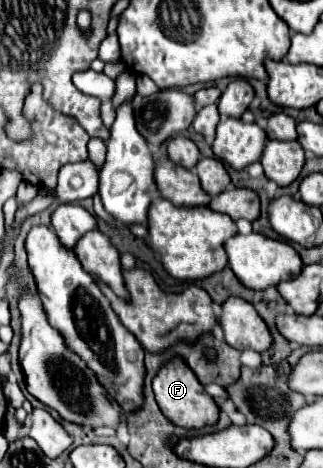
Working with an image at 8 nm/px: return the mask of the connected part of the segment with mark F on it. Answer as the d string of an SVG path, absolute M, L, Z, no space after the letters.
M174 357L168 363L164 363L158 369L156 377L152 379L152 391L156 395L156 403L158 403L160 411L172 423L176 423L180 427L186 427L186 429L202 429L204 425L214 425L218 421L218 407L216 407L216 403L202 389L204 387L200 385L200 381L196 379L194 371L190 371L190 367L184 363L182 357Z

